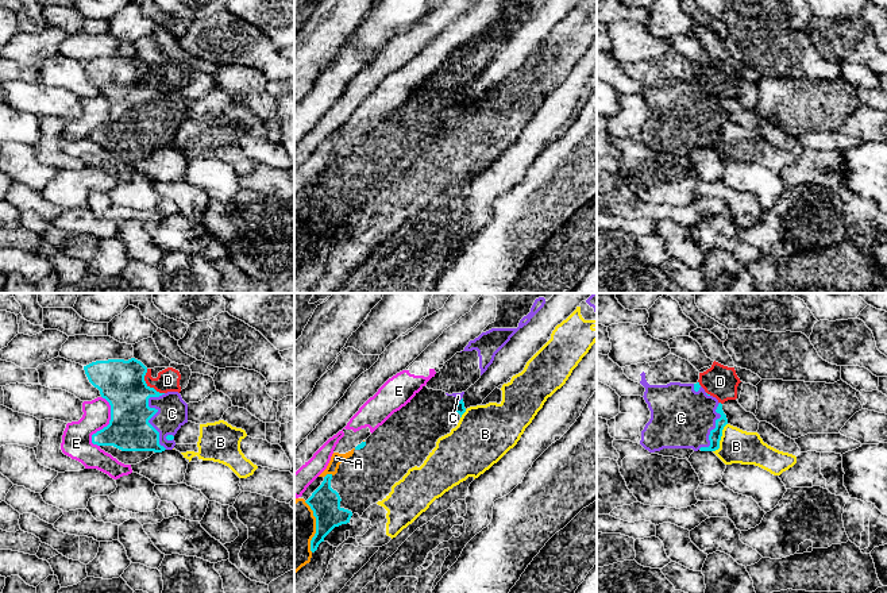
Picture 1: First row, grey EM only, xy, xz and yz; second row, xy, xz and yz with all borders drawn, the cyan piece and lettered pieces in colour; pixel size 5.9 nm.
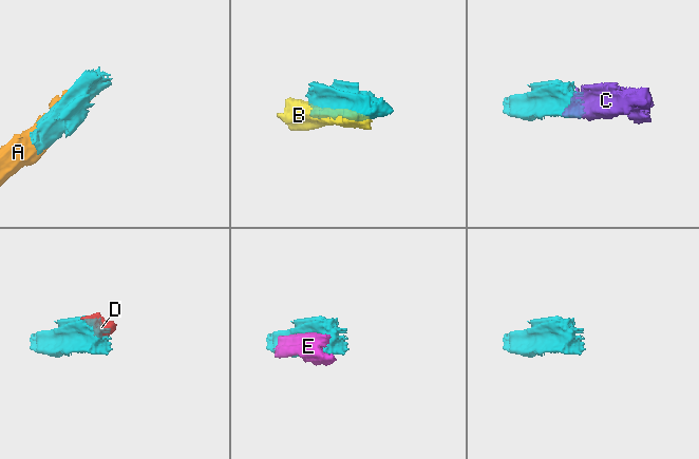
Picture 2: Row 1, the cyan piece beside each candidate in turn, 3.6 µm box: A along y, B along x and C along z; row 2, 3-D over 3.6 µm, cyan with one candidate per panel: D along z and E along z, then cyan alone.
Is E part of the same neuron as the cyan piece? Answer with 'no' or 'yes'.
no

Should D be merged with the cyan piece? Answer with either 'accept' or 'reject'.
reject

